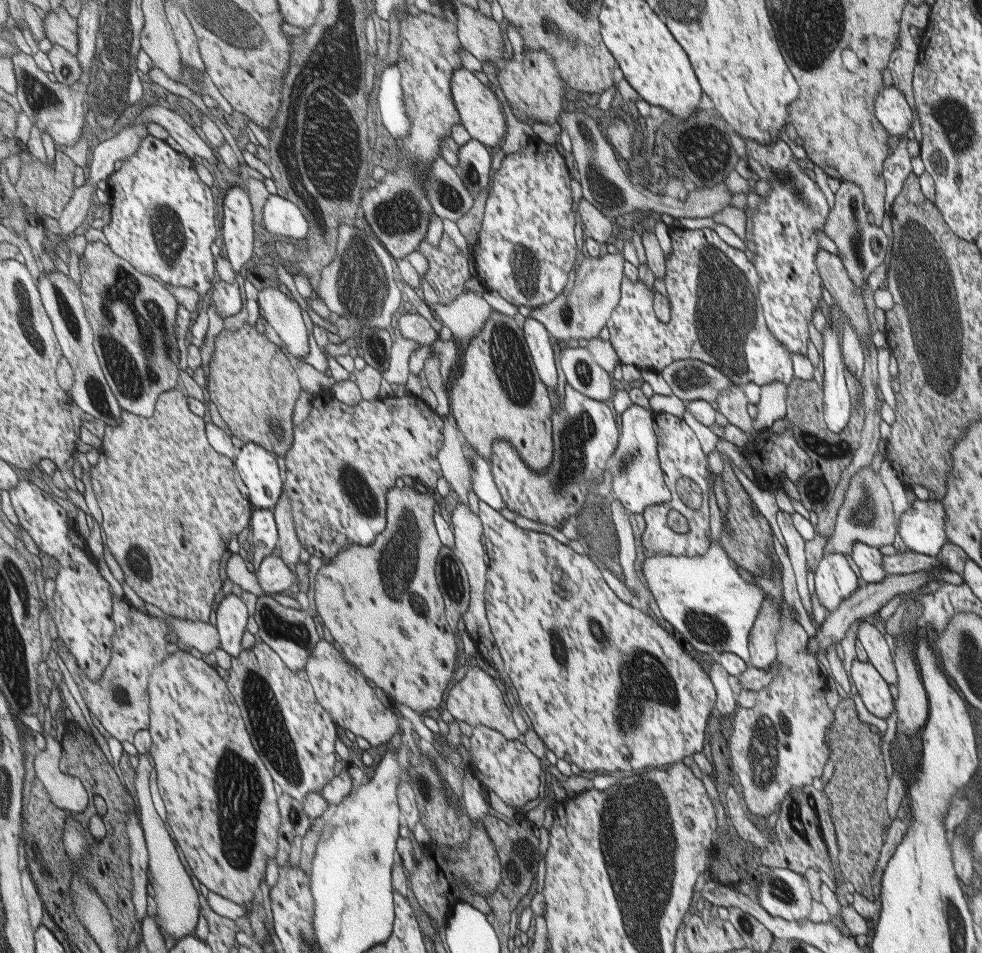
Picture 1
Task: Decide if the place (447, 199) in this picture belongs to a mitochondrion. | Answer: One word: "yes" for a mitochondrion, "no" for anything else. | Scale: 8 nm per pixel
yes

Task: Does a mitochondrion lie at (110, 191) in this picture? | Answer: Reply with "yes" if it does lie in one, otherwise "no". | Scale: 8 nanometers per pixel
no

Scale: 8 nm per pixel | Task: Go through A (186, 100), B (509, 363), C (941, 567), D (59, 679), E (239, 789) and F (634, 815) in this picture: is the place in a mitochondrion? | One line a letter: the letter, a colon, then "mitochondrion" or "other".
A: other
B: mitochondrion
C: other
D: other
E: mitochondrion
F: mitochondrion

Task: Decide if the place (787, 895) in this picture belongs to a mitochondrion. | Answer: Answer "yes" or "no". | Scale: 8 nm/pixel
yes

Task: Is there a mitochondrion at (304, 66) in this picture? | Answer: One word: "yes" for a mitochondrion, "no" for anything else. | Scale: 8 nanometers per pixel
yes

